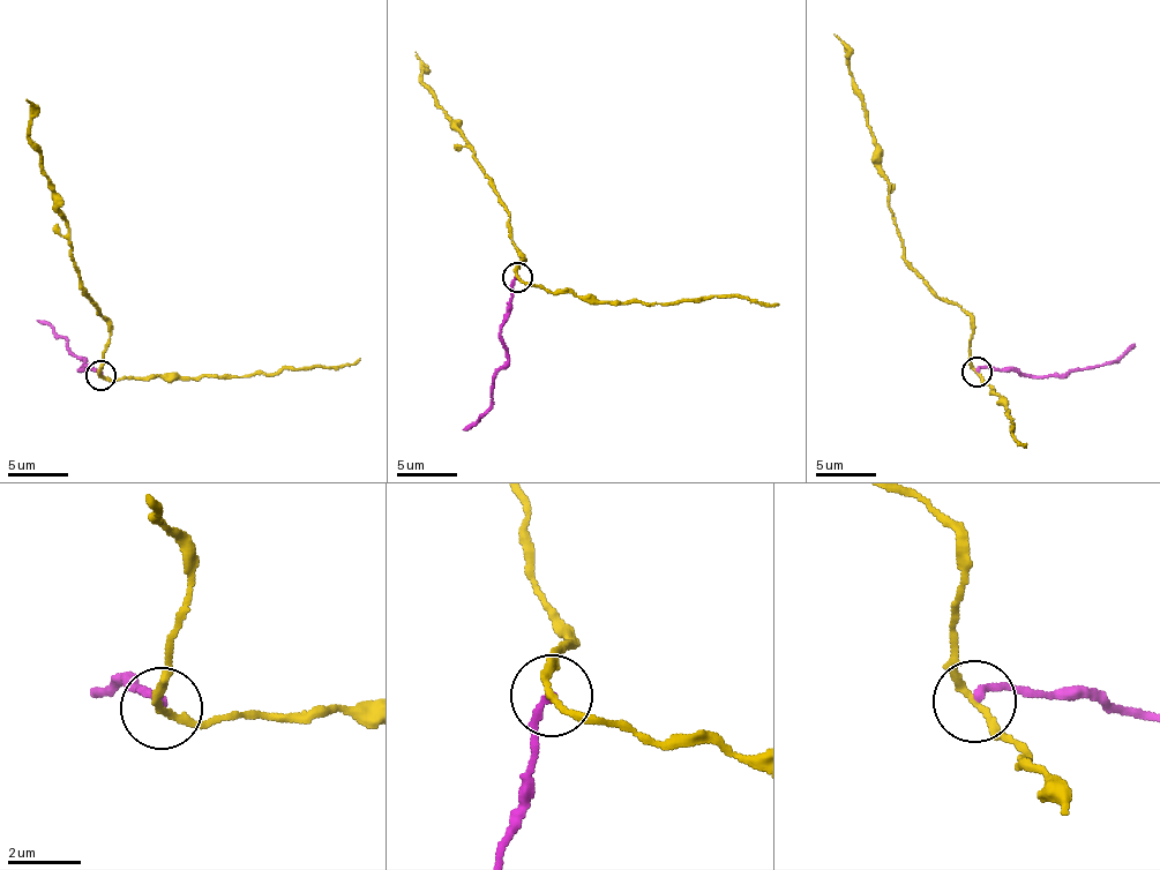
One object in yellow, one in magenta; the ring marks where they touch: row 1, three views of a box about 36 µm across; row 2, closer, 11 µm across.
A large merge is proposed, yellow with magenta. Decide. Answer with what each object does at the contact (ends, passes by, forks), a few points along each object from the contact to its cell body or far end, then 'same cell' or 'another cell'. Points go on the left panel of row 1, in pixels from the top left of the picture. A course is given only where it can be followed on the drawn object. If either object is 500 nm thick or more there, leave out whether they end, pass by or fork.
yellow passes by | magenta ends | yellow via (100, 376), (110, 320), (99, 315), (100, 308), (81, 285), (59, 194), (30, 139), (30, 109), (25, 98) | magenta via (100, 376), (90, 365), (80, 370), (84, 360), (70, 353), (66, 338), (37, 320) | another cell

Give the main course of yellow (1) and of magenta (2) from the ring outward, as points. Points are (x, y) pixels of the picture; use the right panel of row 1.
1: (977, 373), (972, 319), (904, 255), (850, 49), (835, 32)
2: (977, 373), (1015, 369), (1026, 375), (1063, 376), (1109, 362), (1135, 343)

